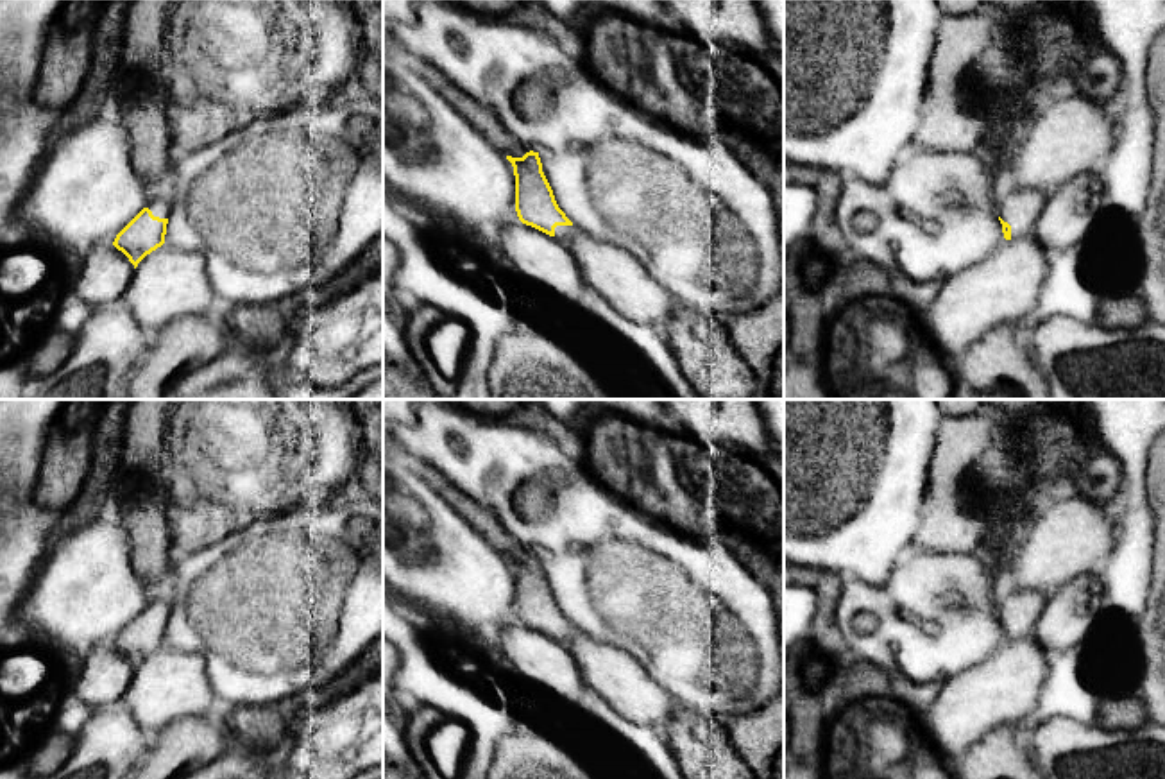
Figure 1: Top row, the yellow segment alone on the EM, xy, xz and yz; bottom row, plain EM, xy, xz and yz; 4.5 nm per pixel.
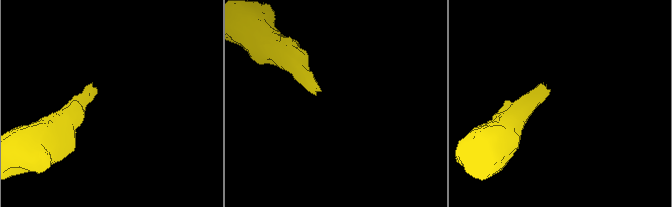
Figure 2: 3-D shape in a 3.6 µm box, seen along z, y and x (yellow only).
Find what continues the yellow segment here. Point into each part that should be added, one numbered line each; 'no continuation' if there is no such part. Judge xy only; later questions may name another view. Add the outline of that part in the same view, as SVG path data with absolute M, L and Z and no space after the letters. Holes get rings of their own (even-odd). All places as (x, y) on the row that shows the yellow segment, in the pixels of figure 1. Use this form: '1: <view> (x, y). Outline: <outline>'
1: xy (161, 205). Outline: M159 190L147 208L154 217L170 218L172 197L165 190Z

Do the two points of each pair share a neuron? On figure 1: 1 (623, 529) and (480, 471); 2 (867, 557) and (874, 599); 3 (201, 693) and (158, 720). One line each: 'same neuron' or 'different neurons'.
1: same neuron
2: different neurons
3: same neuron

